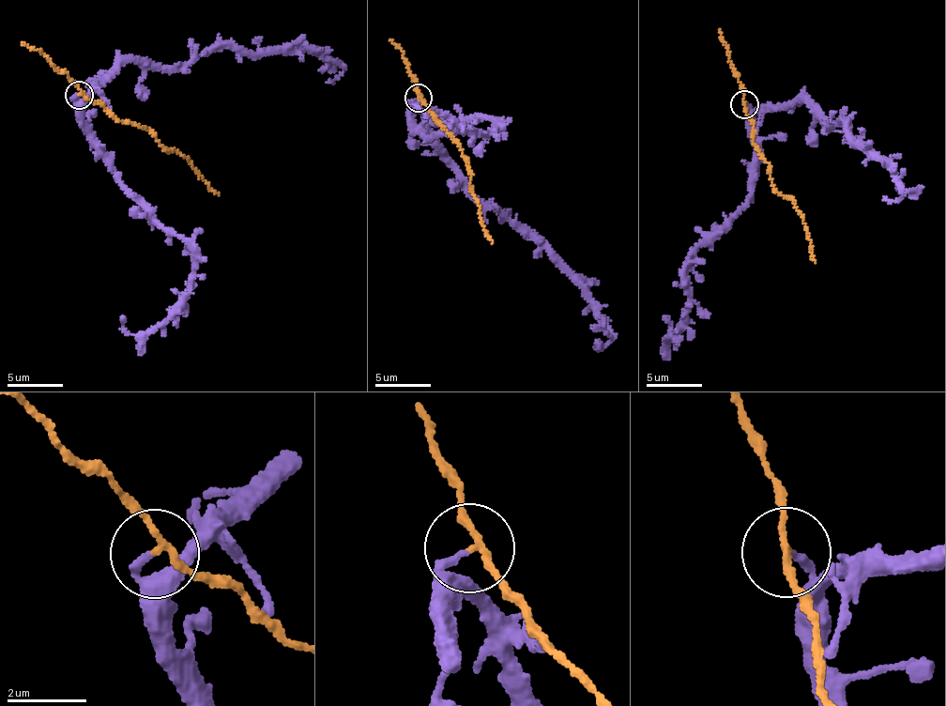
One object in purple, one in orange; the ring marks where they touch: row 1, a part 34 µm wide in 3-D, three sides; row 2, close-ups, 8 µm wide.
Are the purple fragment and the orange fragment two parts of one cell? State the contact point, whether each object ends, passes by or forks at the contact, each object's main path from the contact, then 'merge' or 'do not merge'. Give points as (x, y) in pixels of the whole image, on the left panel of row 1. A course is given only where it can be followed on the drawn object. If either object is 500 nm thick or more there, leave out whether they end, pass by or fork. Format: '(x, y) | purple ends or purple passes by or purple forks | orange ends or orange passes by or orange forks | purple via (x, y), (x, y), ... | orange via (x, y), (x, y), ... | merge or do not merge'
(79, 95) | purple ends | orange passes by | purple via (79, 94), (117, 66), (190, 66), (243, 47), (309, 48), (343, 69), (327, 83) | orange via (78, 94), (118, 119), (149, 130), (159, 143), (191, 163), (219, 195) | do not merge

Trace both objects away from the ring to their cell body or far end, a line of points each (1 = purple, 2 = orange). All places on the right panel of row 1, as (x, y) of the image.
1: (746, 103), (755, 112), (799, 100), (829, 129), (845, 125), (884, 159), (903, 195), (884, 199)
2: (743, 103), (752, 141), (769, 166), (771, 182), (788, 195), (802, 221), (815, 263)

